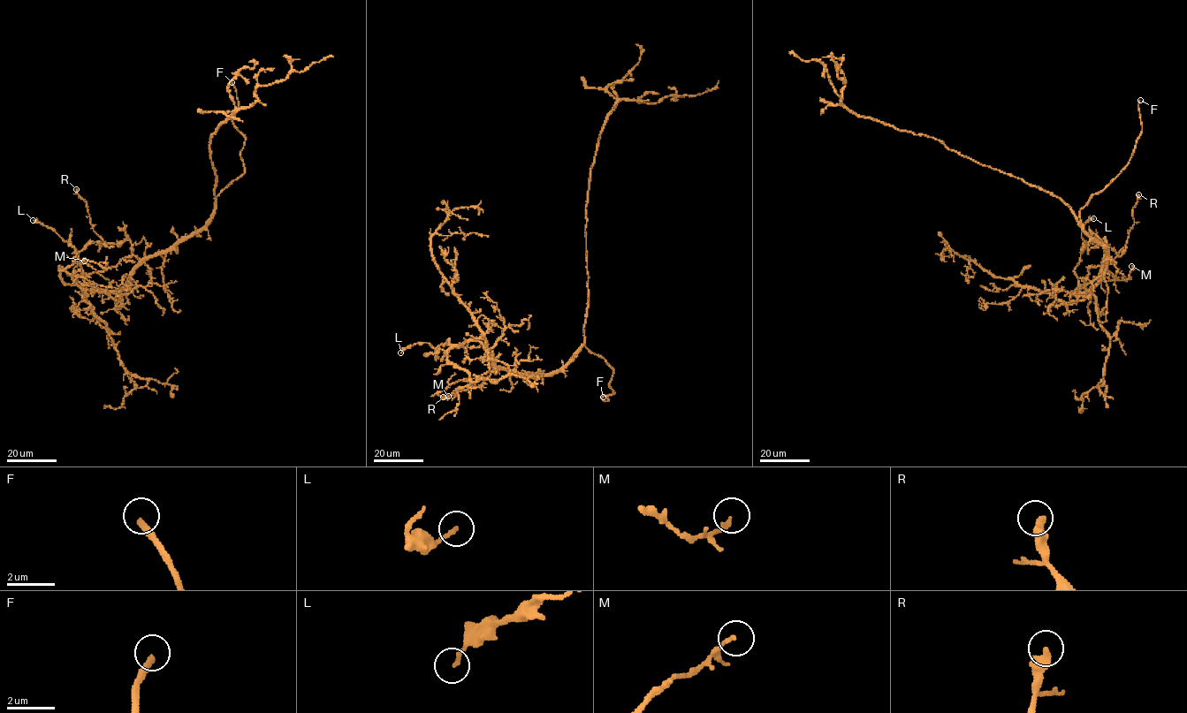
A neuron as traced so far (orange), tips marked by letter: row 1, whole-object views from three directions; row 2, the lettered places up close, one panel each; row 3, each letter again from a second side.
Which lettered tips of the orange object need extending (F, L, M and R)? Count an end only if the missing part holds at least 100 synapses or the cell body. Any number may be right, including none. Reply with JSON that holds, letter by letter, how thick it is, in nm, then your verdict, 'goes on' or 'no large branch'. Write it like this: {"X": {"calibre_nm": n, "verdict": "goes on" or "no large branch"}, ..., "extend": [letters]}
{"F": {"calibre_nm": 260, "verdict": "goes on"}, "L": {"calibre_nm": 160, "verdict": "no large branch"}, "M": {"calibre_nm": 160, "verdict": "no large branch"}, "R": {"calibre_nm": 440, "verdict": "no large branch"}, "extend": ["F"]}

